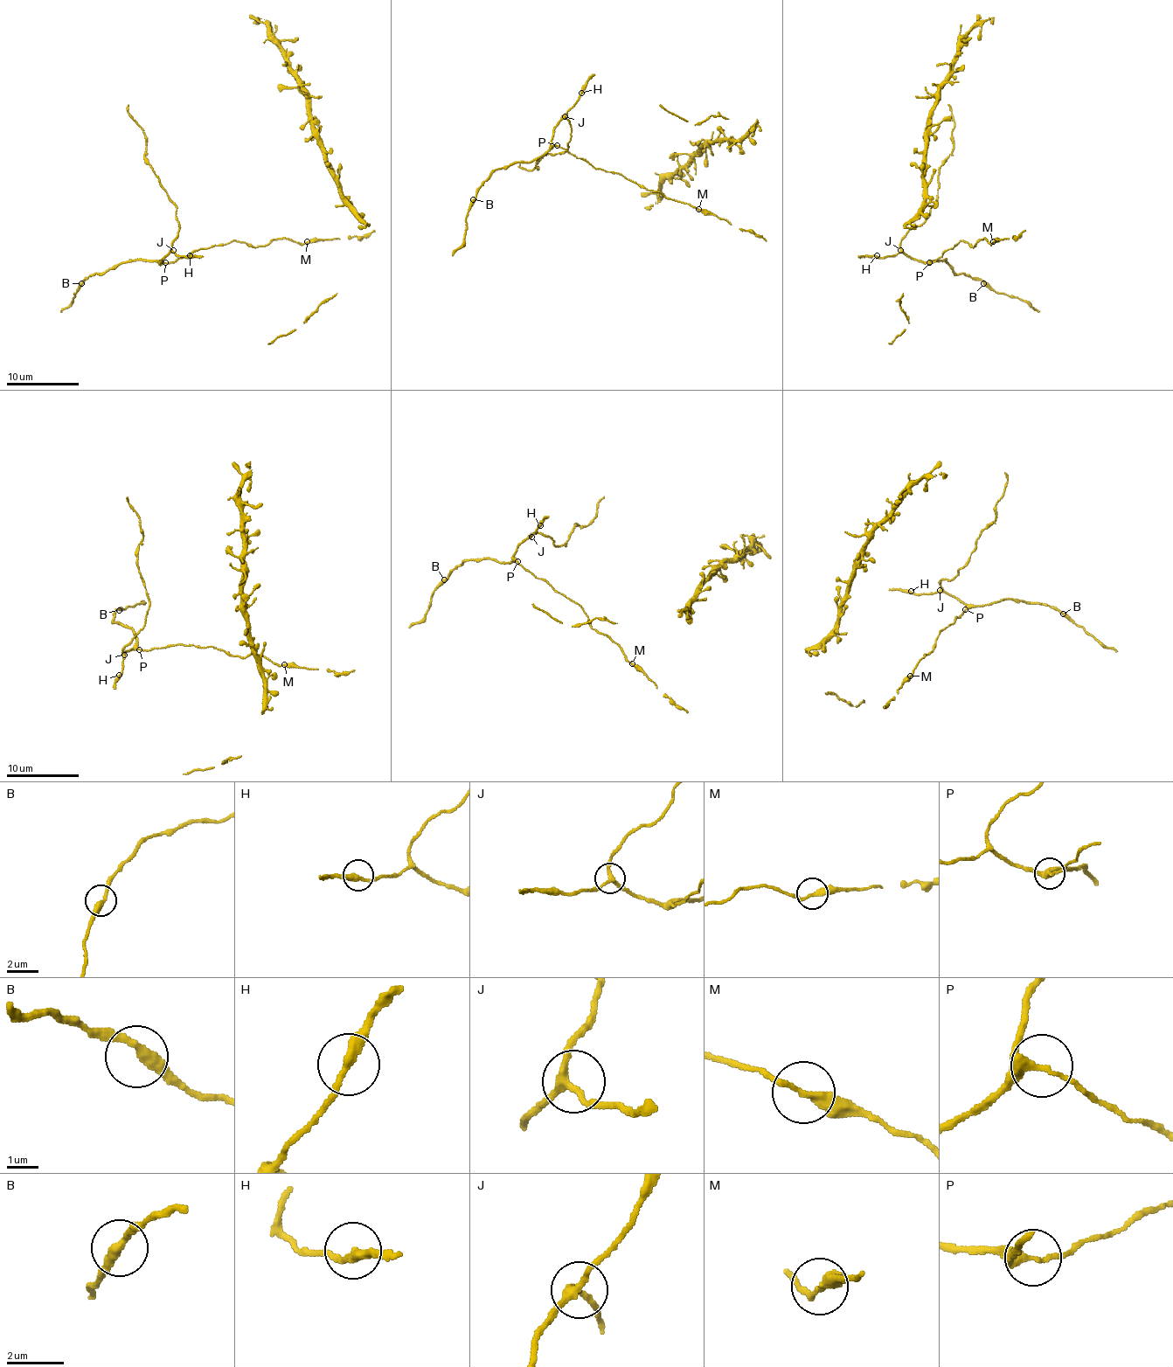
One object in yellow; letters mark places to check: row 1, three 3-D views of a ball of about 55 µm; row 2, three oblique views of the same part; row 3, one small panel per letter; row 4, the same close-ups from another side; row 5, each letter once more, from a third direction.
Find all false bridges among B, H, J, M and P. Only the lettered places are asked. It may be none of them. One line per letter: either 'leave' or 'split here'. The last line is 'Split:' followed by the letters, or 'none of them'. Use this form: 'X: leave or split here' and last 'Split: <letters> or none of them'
B: leave
H: leave
J: leave
M: leave
P: leave
Split: none of them

